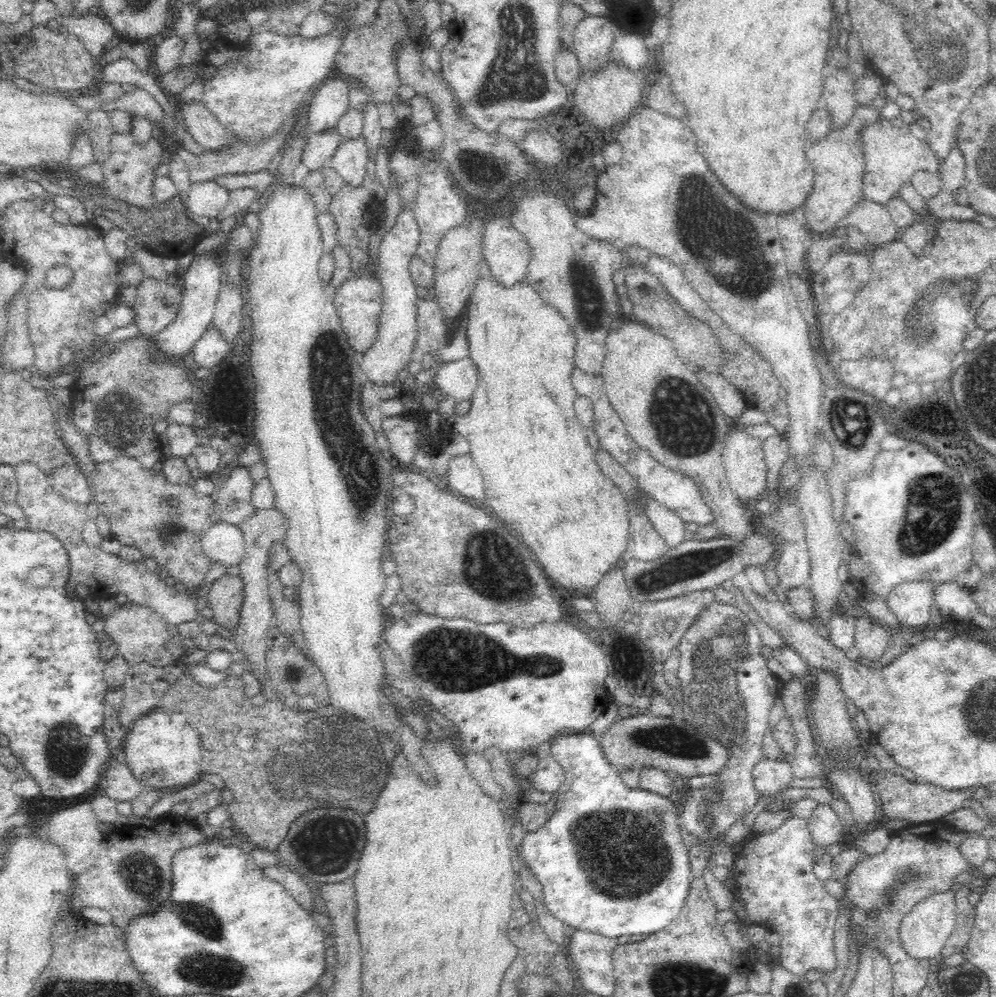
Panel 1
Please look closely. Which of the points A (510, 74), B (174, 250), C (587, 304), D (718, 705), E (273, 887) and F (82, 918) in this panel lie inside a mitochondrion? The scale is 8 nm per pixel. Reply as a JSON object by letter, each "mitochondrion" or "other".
{"A":"mitochondrion","B":"other","C":"mitochondrion","D":"mitochondrion","E":"other","F":"other"}

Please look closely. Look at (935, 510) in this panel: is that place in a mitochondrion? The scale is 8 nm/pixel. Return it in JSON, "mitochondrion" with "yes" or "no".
{"mitochondrion":"yes"}

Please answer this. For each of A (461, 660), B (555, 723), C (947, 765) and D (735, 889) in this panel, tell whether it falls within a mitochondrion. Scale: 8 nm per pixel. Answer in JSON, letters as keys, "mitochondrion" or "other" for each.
{"A":"mitochondrion","B":"other","C":"other","D":"other"}

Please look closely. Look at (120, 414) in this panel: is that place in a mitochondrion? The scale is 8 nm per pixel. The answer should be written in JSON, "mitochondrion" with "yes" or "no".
{"mitochondrion":"yes"}

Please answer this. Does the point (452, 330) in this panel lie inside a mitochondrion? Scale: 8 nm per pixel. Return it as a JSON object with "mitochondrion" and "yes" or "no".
{"mitochondrion":"no"}

